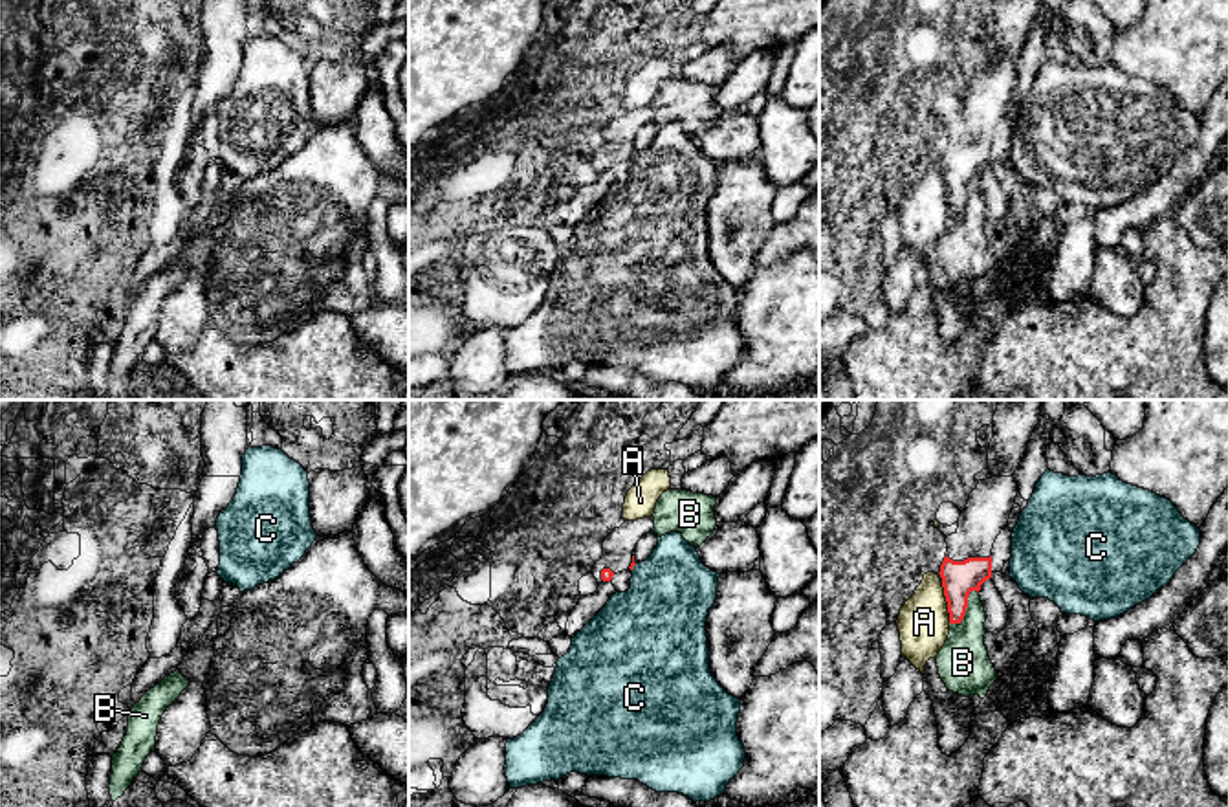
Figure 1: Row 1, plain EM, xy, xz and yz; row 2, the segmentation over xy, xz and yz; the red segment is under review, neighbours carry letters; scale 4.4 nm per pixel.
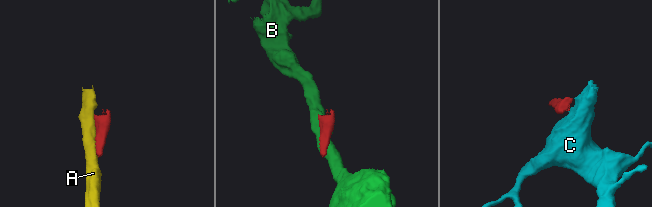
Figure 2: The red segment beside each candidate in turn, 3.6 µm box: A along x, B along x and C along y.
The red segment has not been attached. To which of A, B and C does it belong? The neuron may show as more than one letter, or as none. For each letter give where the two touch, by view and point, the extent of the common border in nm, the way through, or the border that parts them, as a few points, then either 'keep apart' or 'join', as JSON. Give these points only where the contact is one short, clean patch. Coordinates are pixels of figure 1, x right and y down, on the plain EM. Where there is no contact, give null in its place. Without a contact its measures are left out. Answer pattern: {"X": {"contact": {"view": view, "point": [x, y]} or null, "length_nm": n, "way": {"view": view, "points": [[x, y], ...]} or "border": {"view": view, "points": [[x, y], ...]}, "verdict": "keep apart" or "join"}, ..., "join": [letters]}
{"A": {"contact": {"view": "yz", "point": [946, 189]}, "length_nm": 190, "verdict": "keep apart"}, "B": {"contact": {"view": "yz", "point": [964, 198]}, "length_nm": 200, "verdict": "keep apart"}, "C": {"contact": {"view": "xz", "point": [633, 154]}, "length_nm": 40, "border": {"view": "xz", "points": [[636, 153], [631, 158]]}, "verdict": "keep apart"}, "join": []}

